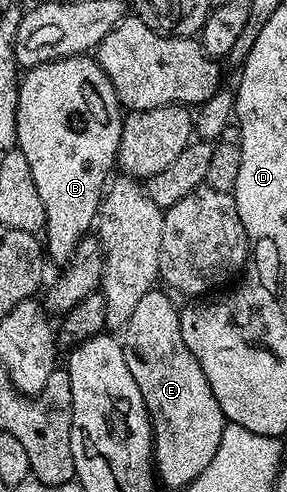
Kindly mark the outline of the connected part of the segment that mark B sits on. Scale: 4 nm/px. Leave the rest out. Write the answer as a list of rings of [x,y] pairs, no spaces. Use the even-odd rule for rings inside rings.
[[[92,55],[64,56],[61,60],[51,60],[24,73],[19,88],[16,147],[23,158],[27,158],[27,166],[31,166],[31,178],[35,178],[35,188],[43,198],[43,244],[50,261],[68,262],[78,242],[94,227],[99,216],[103,189],[107,184],[105,175],[117,164],[122,123],[123,109],[113,83]]]

